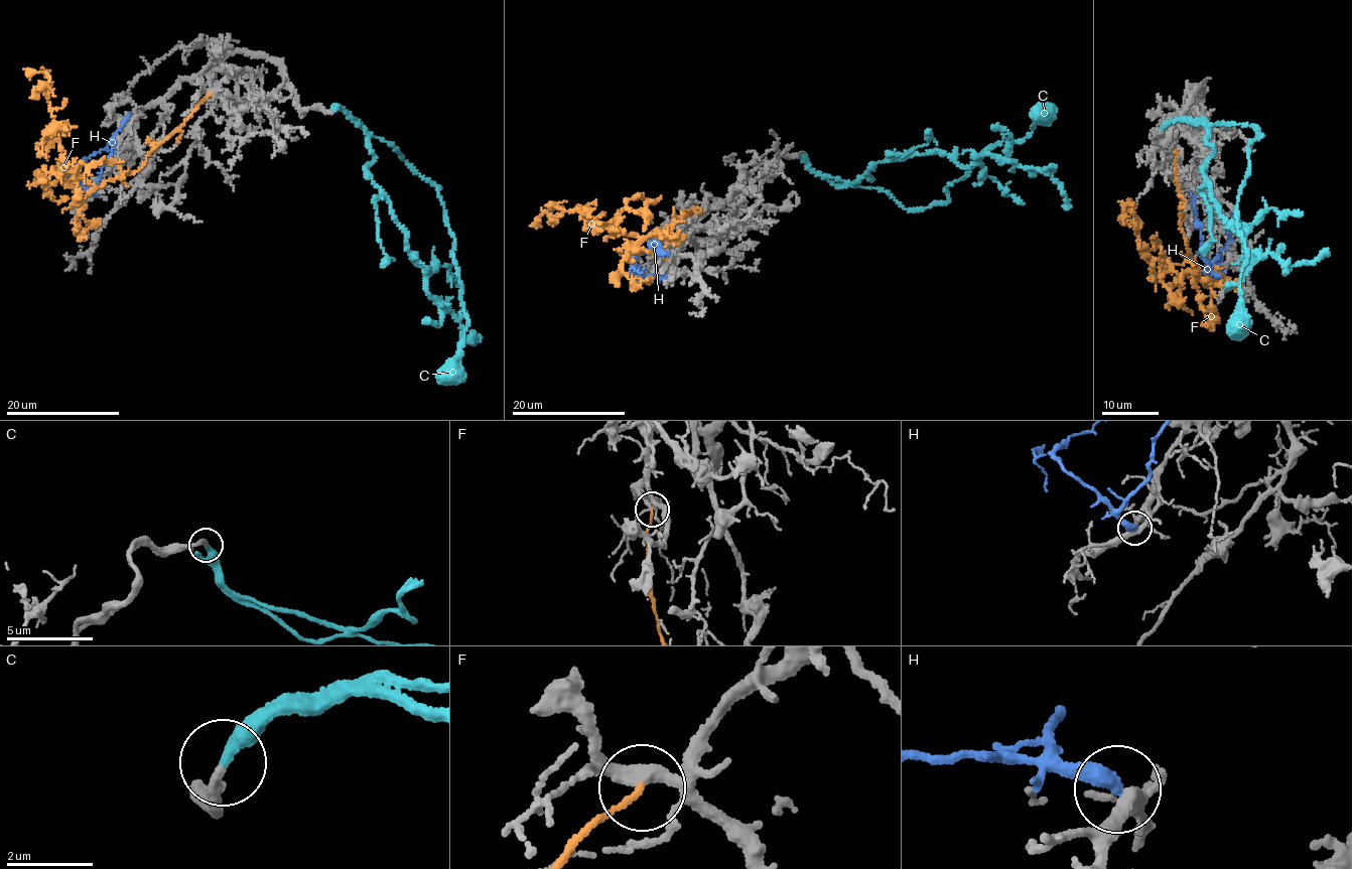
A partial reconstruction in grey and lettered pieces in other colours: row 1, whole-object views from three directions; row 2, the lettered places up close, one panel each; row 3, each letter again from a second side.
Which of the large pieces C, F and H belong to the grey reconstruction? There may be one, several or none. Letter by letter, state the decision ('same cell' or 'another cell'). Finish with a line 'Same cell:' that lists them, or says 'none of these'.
C: same cell
F: another cell
H: another cell
Same cell: C

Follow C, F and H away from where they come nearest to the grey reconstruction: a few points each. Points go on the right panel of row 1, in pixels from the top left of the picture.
C: (1162, 128), (1223, 122), (1261, 135), (1248, 144), (1236, 206), (1246, 259), (1237, 339)
F: (1175, 151), (1179, 220), (1194, 275), (1172, 270), (1164, 251), (1138, 241), (1123, 220), (1122, 203), (1130, 204)
H: (1222, 275), (1212, 275), (1207, 269), (1229, 242), (1232, 221)

